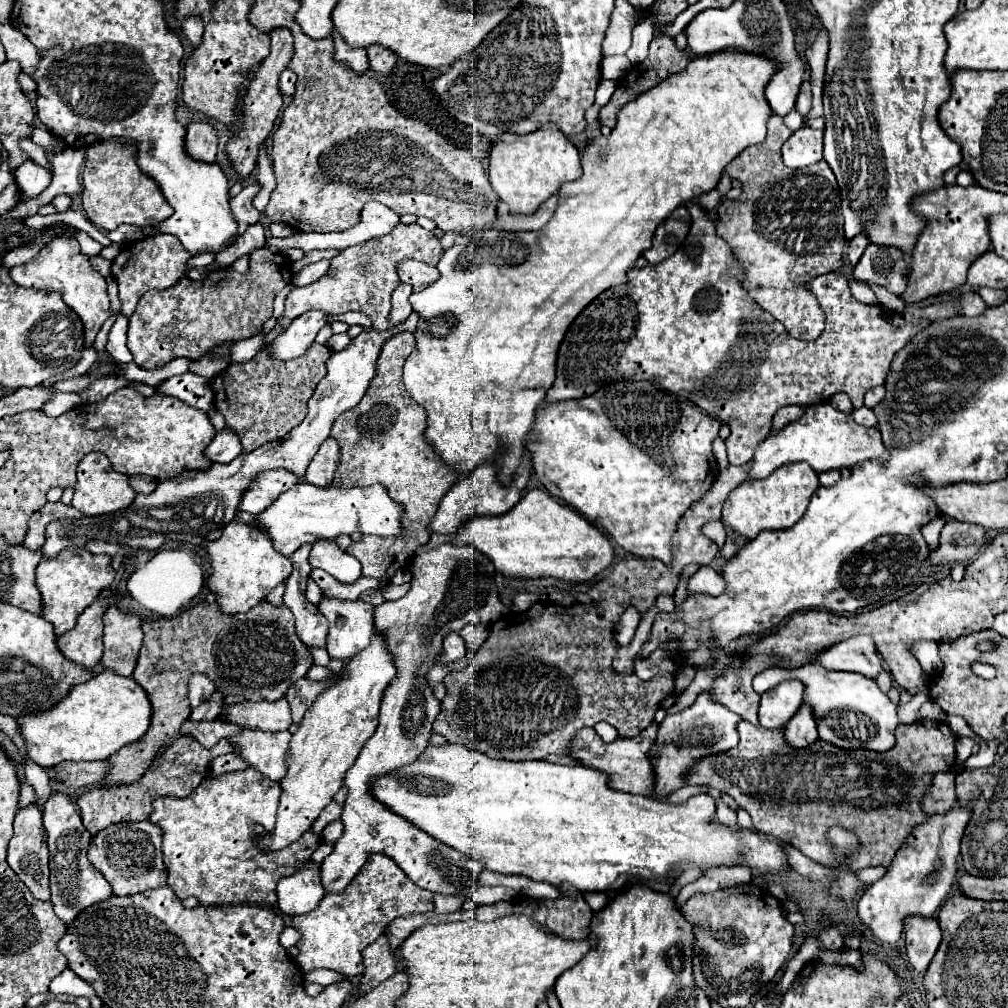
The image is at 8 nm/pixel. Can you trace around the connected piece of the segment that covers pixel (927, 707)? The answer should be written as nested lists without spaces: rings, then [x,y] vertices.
[[[925,702],[921,706],[921,718],[929,718],[929,720],[939,720],[939,722],[945,722],[947,714],[945,710],[939,710],[939,706],[935,702]]]

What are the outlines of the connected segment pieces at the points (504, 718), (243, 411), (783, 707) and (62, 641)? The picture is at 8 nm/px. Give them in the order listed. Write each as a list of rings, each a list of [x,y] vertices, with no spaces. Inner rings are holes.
[[[747,464],[721,470],[711,490],[699,502],[695,502],[691,510],[687,510],[672,538],[671,568],[651,558],[625,558],[613,568],[609,576],[597,580],[589,588],[587,594],[593,598],[591,604],[573,604],[569,608],[535,604],[525,614],[511,612],[509,616],[493,622],[487,640],[473,654],[469,666],[463,670],[453,670],[445,676],[443,684],[447,694],[441,700],[441,712],[433,722],[433,730],[445,736],[445,740],[451,744],[463,744],[501,760],[539,760],[551,754],[569,756],[575,732],[583,726],[595,726],[601,720],[615,726],[621,738],[639,736],[641,730],[653,722],[653,716],[659,710],[661,702],[671,696],[675,688],[675,674],[659,674],[653,680],[645,682],[637,678],[635,672],[617,672],[613,668],[613,656],[609,654],[609,636],[615,636],[615,626],[627,608],[635,608],[639,614],[645,614],[655,606],[659,594],[673,594],[677,586],[677,574],[683,567],[692,563],[709,565],[717,558],[719,548],[701,532],[701,528],[705,526],[705,522],[721,518],[721,508],[729,496],[729,490],[737,488],[743,482],[743,474],[747,474]],[[589,638],[603,638],[603,642],[595,644],[589,642]]]
[[[313,344],[301,358],[281,362],[271,358],[271,354],[267,354],[263,348],[253,360],[243,364],[229,364],[211,380],[215,408],[225,416],[227,426],[239,434],[243,452],[251,452],[267,442],[283,438],[305,420],[307,402],[327,372],[327,354],[331,354],[327,346]]]
[[[787,680],[763,694],[759,704],[759,724],[763,728],[783,726],[803,704],[805,686],[799,680]]]
[[[113,592],[111,598],[97,598],[77,618],[77,626],[59,636],[59,648],[69,660],[85,666],[87,670],[93,670],[99,664],[103,652],[103,612],[107,612],[109,604],[117,606],[119,598],[121,596],[117,592]]]

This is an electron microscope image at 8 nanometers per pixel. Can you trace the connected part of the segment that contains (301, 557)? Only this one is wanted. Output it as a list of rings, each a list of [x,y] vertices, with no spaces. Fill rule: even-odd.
[[[311,544],[301,546],[293,556],[293,572],[287,578],[287,590],[283,596],[285,606],[295,614],[297,634],[303,644],[309,648],[325,648],[327,646],[327,620],[319,614],[317,606],[313,606],[305,598],[305,580],[313,570],[309,564]]]

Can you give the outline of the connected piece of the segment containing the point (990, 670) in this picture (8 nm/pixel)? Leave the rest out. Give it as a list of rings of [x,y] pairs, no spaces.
[[[973,662],[973,664],[971,664],[971,670],[973,670],[973,674],[977,674],[977,676],[981,676],[981,678],[985,678],[985,680],[993,680],[993,678],[995,678],[995,666],[991,666],[991,664]]]

